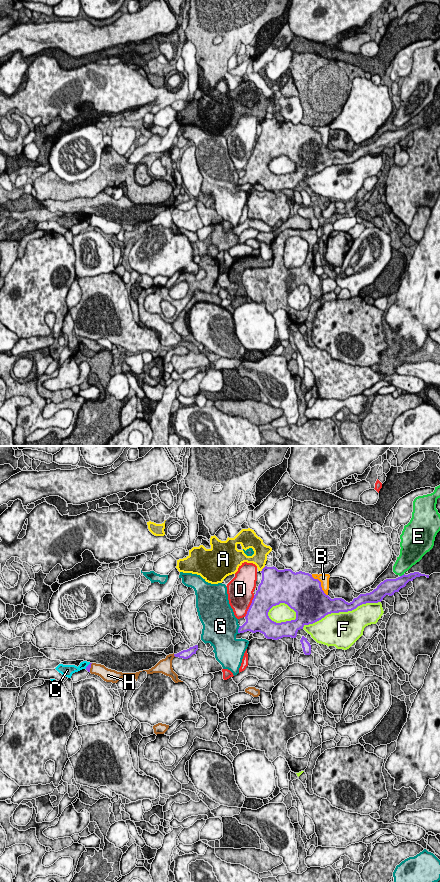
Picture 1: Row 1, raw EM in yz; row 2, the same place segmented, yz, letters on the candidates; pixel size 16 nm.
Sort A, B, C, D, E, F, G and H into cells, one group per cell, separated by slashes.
A / B / C / D / E / F / G / H

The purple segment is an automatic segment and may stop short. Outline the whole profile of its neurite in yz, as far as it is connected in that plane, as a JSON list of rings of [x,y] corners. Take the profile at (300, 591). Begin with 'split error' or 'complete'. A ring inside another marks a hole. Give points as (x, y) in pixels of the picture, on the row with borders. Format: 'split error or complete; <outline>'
complete; [[[265,566],[261,573],[261,583],[245,616],[246,622],[239,627],[238,633],[247,631],[252,633],[260,632],[265,638],[273,640],[278,640],[283,637],[296,638],[297,632],[303,629],[305,625],[313,624],[328,614],[348,612],[362,604],[381,602],[386,595],[394,595],[395,592],[399,592],[401,588],[405,587],[409,581],[413,581],[416,577],[426,576],[429,578],[429,575],[414,572],[408,575],[404,574],[396,579],[386,579],[372,592],[360,594],[357,598],[354,598],[352,602],[348,603],[342,598],[331,599],[322,590],[321,582],[318,579],[314,579],[309,573],[302,571],[295,573],[291,569],[278,570],[274,566]],[[280,603],[287,604],[296,612],[295,620],[276,623],[269,618],[269,610]]]

